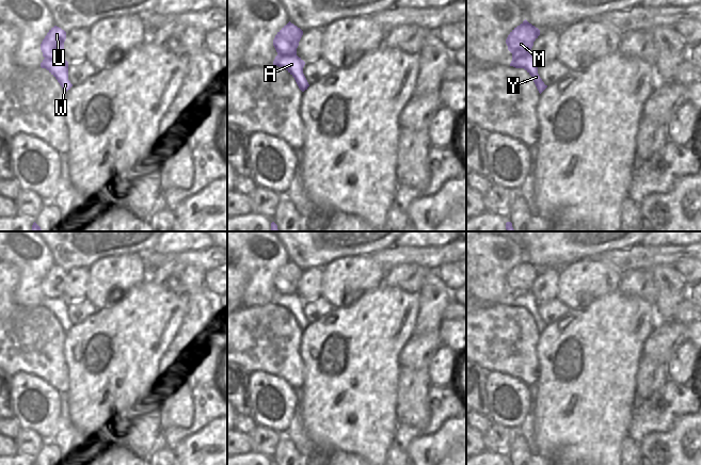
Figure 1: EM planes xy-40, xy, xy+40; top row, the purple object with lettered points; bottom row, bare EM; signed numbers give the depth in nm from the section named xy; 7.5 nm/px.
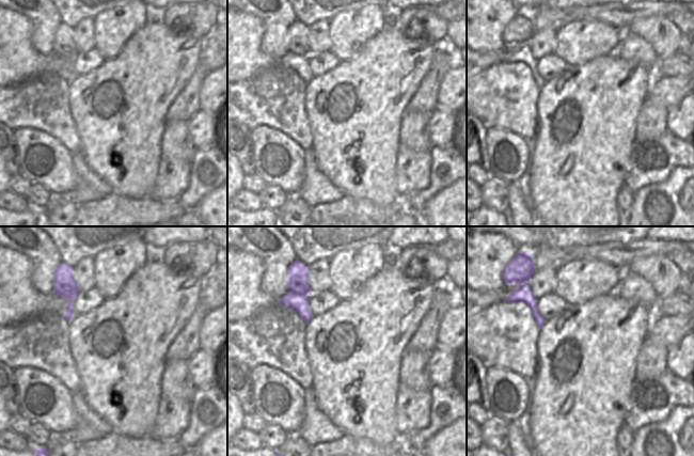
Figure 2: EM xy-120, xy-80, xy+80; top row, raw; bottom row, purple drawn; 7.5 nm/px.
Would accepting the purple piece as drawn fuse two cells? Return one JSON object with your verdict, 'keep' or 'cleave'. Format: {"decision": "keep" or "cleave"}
{"decision": "cleave"}

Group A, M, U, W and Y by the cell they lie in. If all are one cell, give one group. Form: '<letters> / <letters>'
A W Y / M U

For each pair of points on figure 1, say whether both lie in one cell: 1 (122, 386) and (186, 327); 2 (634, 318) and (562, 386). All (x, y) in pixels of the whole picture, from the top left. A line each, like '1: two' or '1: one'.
1: two
2: one

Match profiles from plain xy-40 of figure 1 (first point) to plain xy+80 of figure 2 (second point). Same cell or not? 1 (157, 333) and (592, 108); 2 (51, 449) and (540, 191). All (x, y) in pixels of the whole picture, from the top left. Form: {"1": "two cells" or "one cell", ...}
{"1": "one cell", "2": "two cells"}

